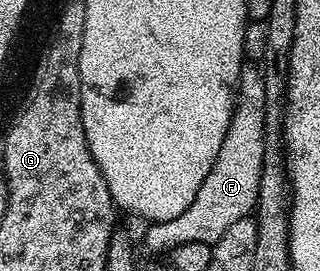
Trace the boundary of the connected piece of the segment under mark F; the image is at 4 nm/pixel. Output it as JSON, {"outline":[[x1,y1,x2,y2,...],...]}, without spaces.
{"outline":[[245,64,239,71,235,109,213,168,185,212,173,220,150,223,145,228,145,240,151,249,173,250,185,243,214,244,230,224,248,217,254,211,258,203,260,172,263,170,266,121,267,97,262,71,256,65]]}

